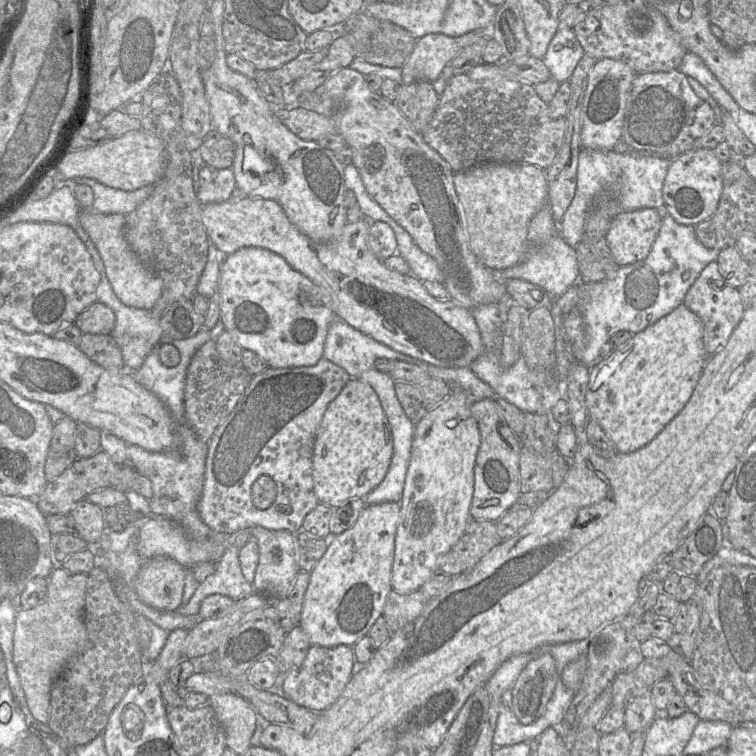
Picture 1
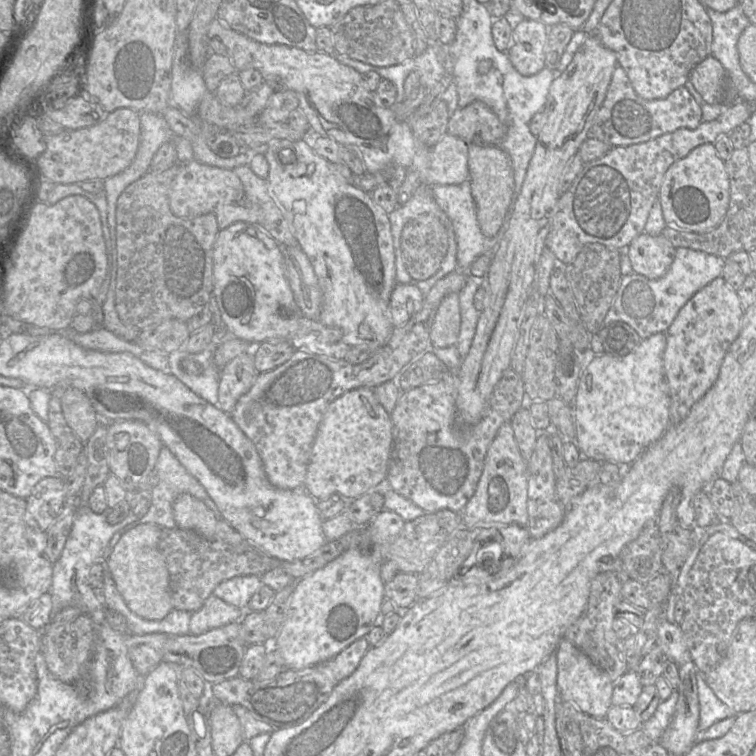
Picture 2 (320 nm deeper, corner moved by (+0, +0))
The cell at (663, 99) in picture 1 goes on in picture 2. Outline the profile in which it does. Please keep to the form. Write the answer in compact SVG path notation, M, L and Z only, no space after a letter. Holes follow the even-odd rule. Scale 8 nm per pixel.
M618 65L589 136L615 148L643 143L679 128L695 129L701 122L701 106L685 86L675 89L666 98L645 100L635 92L625 70Z

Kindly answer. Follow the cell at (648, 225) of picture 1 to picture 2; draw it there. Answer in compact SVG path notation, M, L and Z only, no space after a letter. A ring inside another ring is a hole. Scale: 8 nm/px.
M643 232L625 250L633 272L648 279L663 277L675 259L676 248L663 235Z

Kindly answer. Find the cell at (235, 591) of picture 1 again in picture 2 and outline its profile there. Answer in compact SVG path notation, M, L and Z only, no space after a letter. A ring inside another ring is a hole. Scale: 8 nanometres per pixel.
M236 576L219 583L212 595L246 612L250 598L262 587L261 576Z

